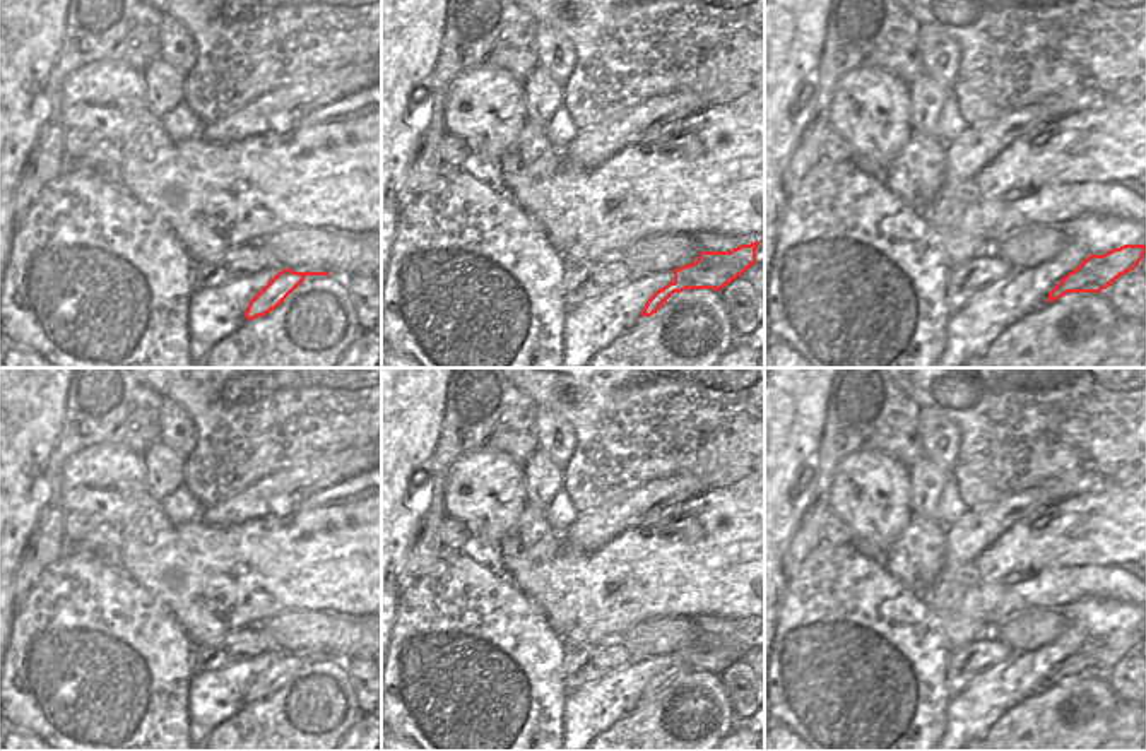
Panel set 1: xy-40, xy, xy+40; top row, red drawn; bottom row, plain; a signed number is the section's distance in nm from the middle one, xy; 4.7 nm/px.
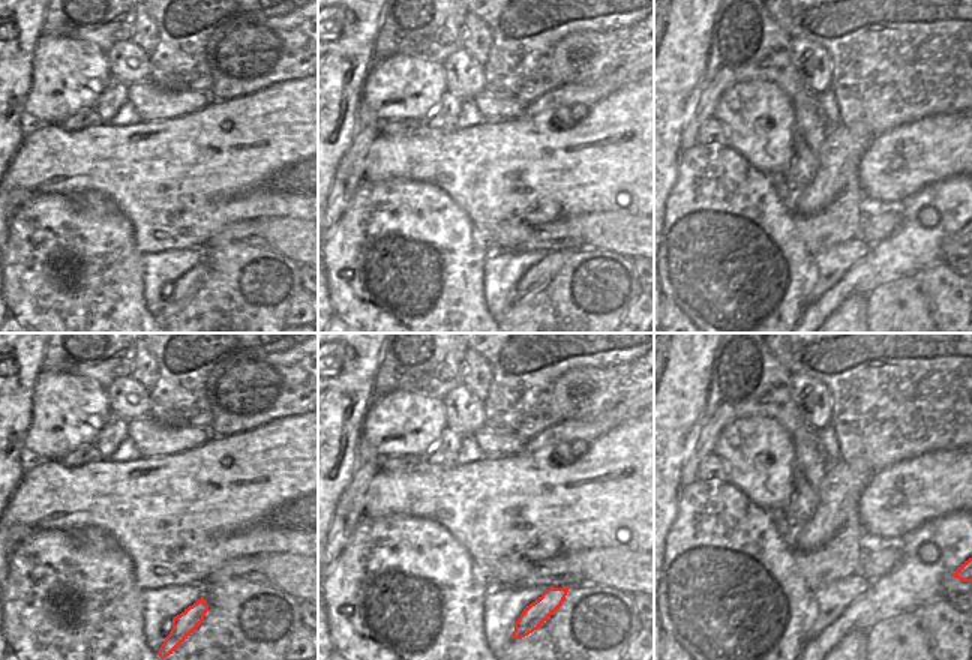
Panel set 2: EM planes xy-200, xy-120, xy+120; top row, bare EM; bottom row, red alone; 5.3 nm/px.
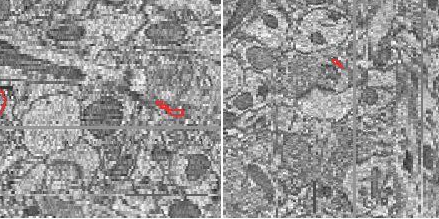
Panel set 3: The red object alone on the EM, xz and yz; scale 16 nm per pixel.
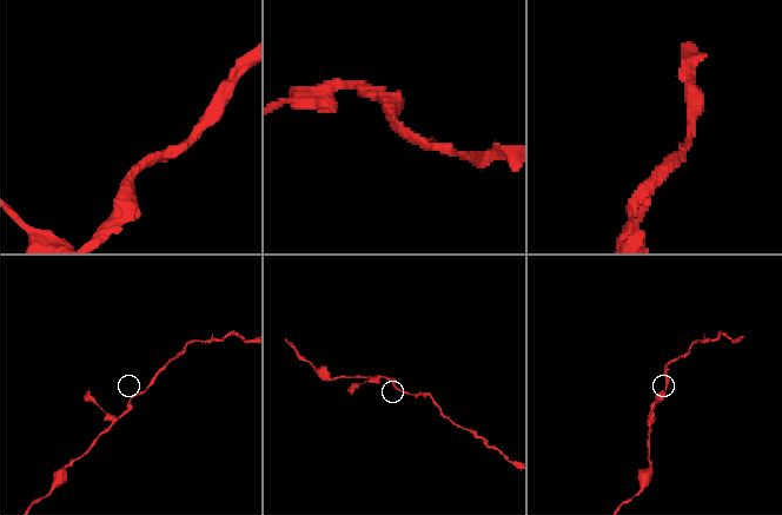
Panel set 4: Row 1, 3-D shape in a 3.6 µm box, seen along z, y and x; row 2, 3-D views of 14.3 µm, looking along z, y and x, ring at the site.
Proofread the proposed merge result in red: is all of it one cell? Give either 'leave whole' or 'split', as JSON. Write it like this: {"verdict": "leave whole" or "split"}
{"verdict": "leave whole"}

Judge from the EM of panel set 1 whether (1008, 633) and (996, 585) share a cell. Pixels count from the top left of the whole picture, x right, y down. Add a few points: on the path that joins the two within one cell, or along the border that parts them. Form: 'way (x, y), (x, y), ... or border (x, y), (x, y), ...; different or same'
border (1042, 606), (1032, 606), (1008, 616), (994, 630); different

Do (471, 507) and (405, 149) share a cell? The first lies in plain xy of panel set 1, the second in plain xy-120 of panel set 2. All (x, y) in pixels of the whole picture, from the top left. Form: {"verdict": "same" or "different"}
{"verdict": "different"}

